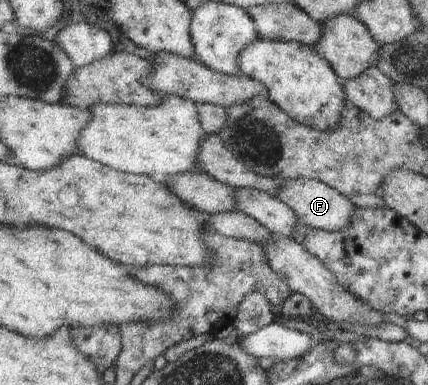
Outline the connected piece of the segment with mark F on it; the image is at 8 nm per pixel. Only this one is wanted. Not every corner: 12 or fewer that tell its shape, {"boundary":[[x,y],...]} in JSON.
{"boundary":[[315,179],[283,181],[275,196],[299,225],[343,230],[355,206]]}

